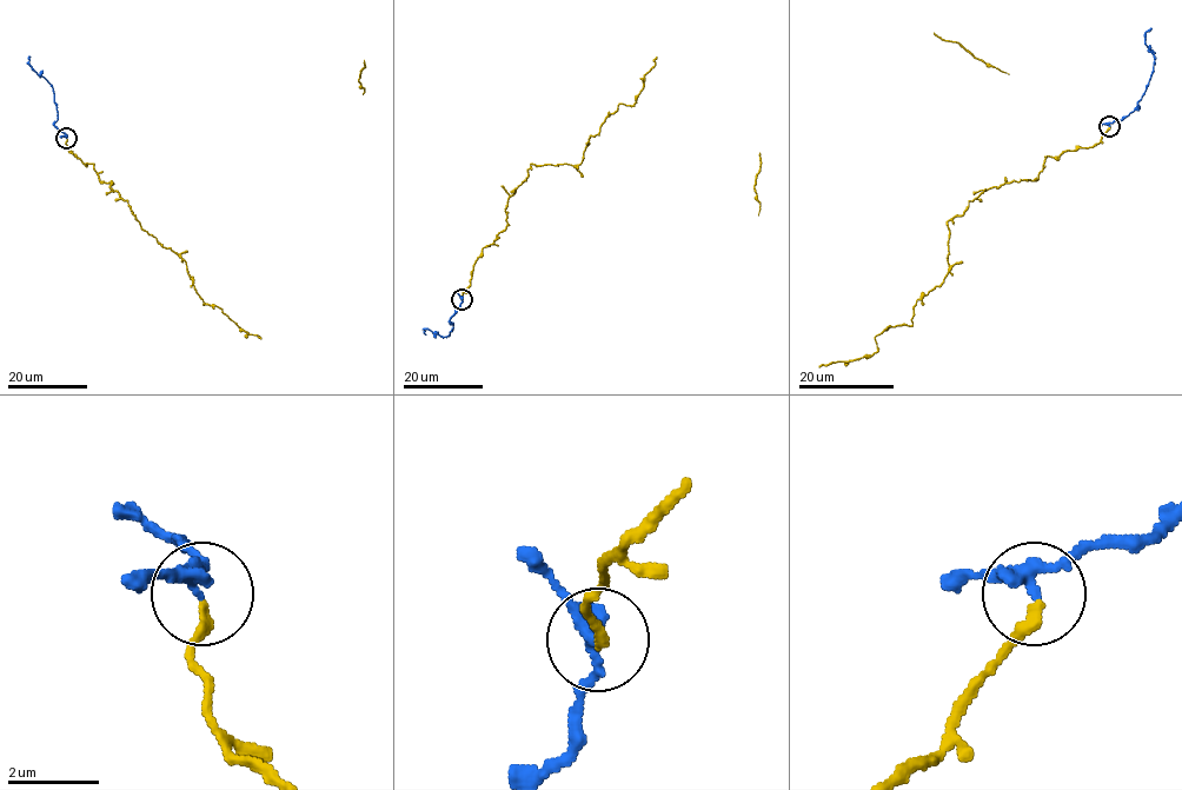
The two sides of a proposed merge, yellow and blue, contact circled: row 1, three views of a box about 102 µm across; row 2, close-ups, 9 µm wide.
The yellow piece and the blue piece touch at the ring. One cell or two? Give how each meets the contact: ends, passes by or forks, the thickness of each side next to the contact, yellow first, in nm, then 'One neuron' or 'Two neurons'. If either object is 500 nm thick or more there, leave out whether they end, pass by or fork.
At the ring yellow ends. At the ring blue passes by. Thickness 220 nm (yellow) against 280 nm. One neuron

